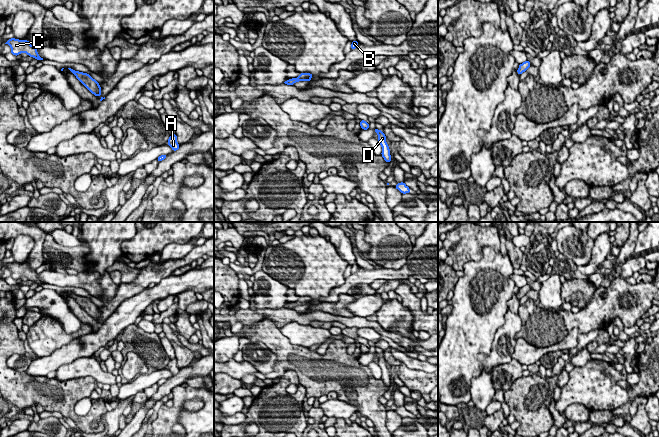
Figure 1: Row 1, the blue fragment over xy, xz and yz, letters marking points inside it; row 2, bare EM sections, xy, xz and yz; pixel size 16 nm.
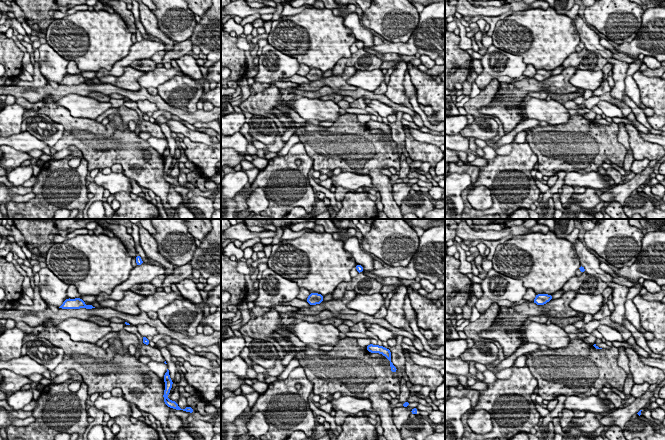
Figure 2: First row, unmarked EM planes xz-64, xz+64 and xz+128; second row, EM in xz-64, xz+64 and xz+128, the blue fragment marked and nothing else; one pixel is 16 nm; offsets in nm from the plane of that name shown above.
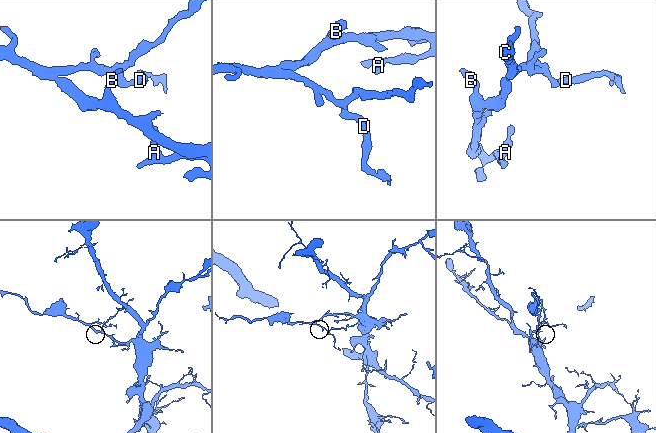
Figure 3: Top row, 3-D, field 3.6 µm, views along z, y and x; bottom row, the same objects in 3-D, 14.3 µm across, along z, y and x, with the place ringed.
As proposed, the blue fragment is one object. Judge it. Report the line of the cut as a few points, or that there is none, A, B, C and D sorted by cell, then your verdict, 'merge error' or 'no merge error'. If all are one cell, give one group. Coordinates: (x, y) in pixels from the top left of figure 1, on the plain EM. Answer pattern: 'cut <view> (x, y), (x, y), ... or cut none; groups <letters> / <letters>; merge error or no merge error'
cut none; groups A B C D; no merge error

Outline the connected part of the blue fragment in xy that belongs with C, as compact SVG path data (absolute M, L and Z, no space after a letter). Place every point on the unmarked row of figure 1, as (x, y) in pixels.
M11 262L5 268L8 268L11 271L11 277L15 280L25 276L30 281L34 281L37 284L43 284L43 282L38 279L37 273L32 270L28 264Z

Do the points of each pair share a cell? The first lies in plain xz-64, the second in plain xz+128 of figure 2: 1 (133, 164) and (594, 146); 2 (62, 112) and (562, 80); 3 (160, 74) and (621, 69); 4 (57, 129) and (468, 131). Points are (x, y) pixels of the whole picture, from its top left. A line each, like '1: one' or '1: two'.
1: one
2: two
3: two
4: one

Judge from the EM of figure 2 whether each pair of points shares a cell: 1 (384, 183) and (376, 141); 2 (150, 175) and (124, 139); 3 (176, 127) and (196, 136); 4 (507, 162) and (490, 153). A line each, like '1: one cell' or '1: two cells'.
1: one cell
2: one cell
3: one cell
4: two cells

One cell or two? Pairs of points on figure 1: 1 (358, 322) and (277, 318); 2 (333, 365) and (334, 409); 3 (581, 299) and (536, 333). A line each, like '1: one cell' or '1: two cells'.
1: one cell
2: two cells
3: two cells

